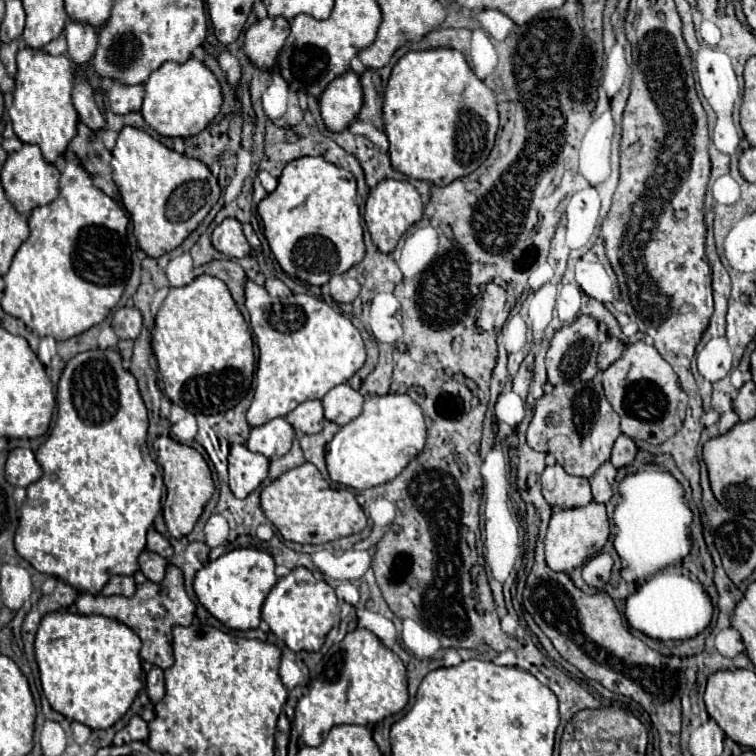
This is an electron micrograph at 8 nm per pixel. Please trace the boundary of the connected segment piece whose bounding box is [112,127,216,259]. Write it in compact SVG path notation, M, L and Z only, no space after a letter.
M124 127L118 135L116 147L112 149L112 177L120 189L122 203L130 213L138 247L148 257L154 257L154 259L176 249L204 219L202 213L200 217L188 215L188 219L176 219L176 221L168 219L166 203L170 195L188 181L202 181L202 183L210 183L210 187L216 187L216 179L212 177L210 169L202 161L180 155L164 147L156 139L152 139L148 133L134 127Z

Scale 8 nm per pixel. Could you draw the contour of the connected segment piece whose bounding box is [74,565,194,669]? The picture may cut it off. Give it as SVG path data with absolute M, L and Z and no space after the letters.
M168 565L162 583L152 583L152 581L142 583L136 587L136 593L132 597L122 597L122 595L104 597L104 595L82 593L76 599L74 607L80 615L104 615L130 627L142 639L140 657L162 669L168 669L174 663L174 655L170 651L170 617L172 617L172 627L190 625L194 619L194 603L184 591L184 579L180 569L176 569L174 565Z

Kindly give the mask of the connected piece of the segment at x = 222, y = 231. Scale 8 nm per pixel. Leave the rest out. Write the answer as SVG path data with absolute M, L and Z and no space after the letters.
M224 219L212 233L212 245L226 257L242 259L252 253L252 247L248 245L242 225L238 219Z

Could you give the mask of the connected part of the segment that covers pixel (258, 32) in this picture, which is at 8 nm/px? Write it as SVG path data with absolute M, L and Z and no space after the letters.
M284 17L262 19L254 23L244 35L244 53L258 69L272 69L282 49L286 37L290 33L290 25Z

